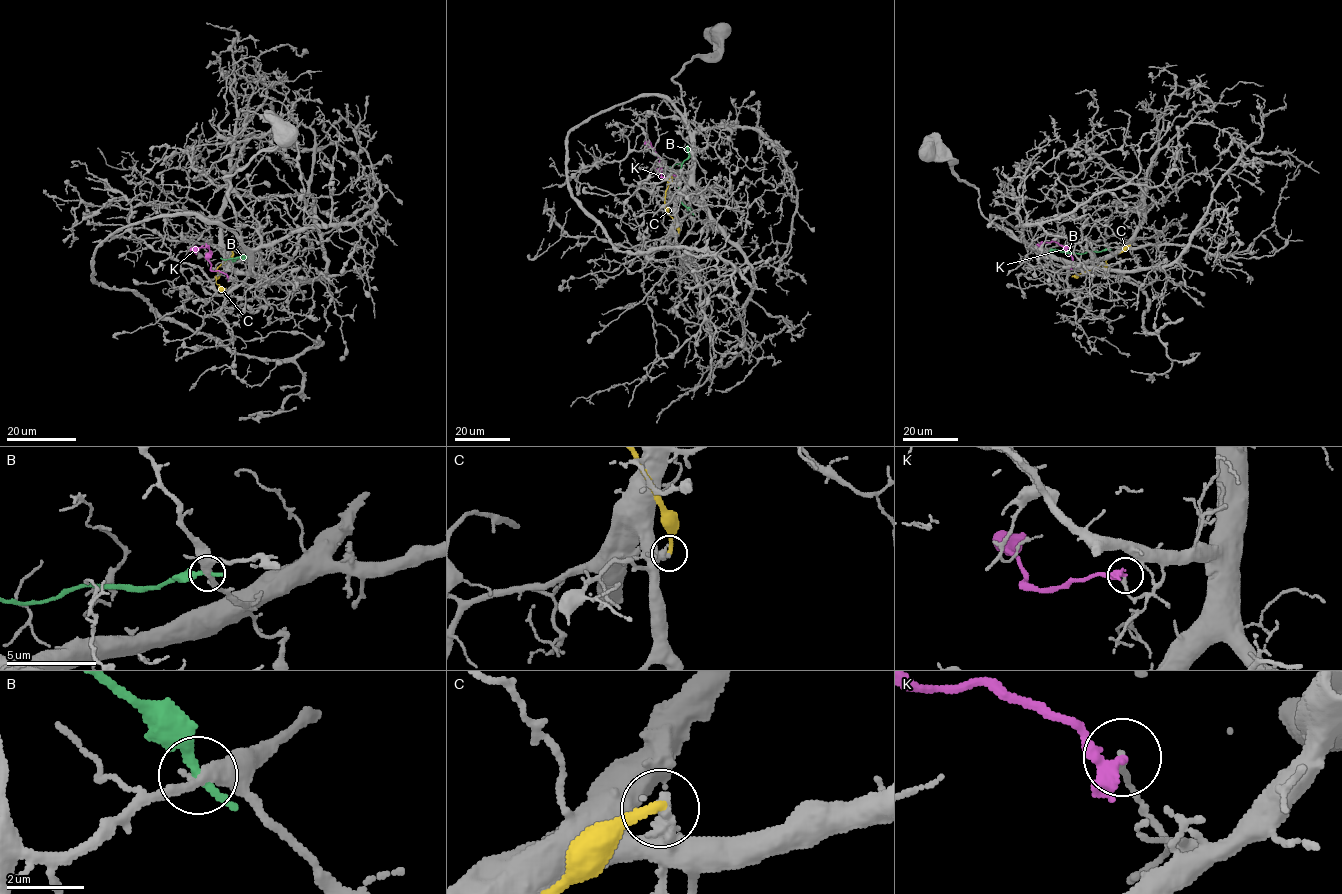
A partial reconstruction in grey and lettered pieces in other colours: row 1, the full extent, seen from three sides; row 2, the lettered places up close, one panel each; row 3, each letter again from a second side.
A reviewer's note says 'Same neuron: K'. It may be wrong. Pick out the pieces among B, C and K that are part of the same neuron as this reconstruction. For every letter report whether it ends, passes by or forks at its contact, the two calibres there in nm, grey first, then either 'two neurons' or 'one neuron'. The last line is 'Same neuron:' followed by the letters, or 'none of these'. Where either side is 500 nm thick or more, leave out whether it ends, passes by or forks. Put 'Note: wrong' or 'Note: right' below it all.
B: it ends there; 320 nm thick on the grey side, 320 nm on the other; two neurons
C: it ends there; 300 nm thick on the grey side, 260 nm on the other; two neurons
K: it ends there; 220 nm thick on the grey side, 380 nm on the other; two neurons
Same neuron: none of these
Note: wrong

